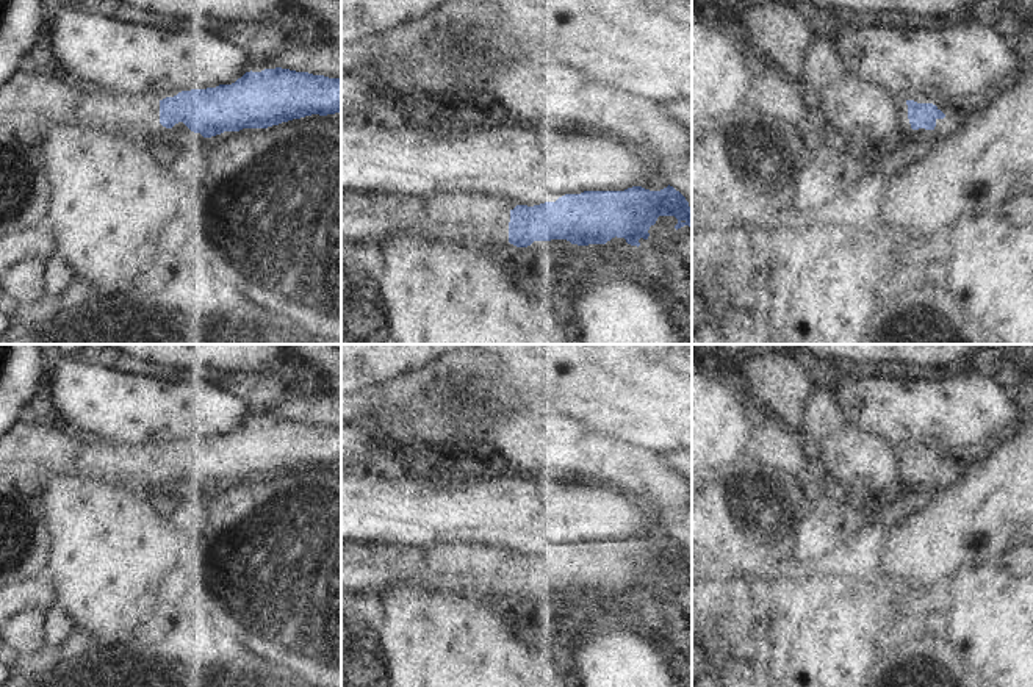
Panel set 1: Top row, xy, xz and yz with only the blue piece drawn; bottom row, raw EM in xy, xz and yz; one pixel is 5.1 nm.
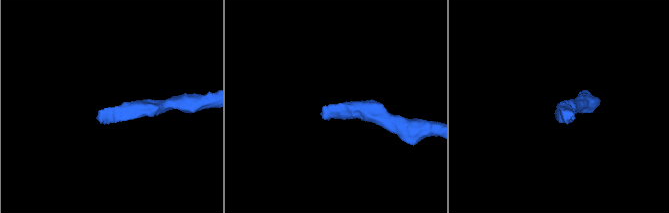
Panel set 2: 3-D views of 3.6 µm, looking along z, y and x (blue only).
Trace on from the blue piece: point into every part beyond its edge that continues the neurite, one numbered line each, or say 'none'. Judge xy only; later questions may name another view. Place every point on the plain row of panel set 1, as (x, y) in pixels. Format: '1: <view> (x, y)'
1: xy (30, 453)

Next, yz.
1: yz (916, 485)

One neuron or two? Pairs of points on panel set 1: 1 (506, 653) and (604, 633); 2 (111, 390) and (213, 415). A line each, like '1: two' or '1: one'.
1: two
2: one

